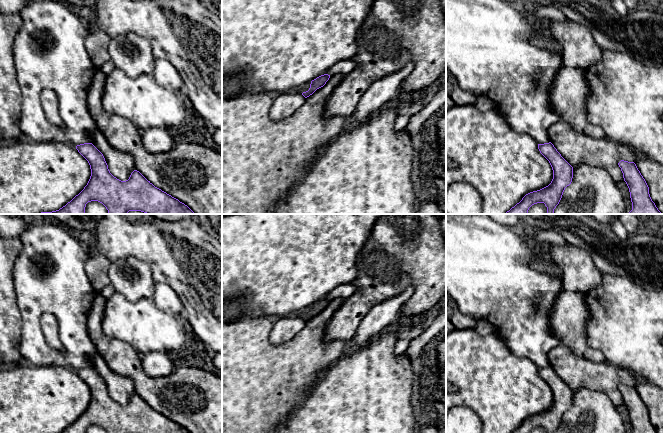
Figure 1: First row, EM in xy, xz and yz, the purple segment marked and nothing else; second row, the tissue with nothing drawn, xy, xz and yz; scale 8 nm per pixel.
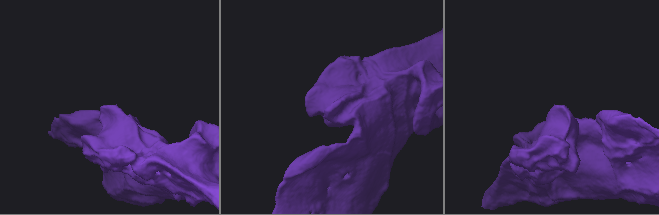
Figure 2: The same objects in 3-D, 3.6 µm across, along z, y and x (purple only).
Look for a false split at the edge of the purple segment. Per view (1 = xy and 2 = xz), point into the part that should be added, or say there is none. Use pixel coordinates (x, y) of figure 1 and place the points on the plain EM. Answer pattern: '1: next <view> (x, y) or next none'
1: next none
2: next none

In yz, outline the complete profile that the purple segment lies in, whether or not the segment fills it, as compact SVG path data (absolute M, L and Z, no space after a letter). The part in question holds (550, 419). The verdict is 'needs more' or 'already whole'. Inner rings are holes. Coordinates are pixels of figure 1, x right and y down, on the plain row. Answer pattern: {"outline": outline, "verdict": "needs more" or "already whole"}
{"outline": "M551 366L538 368L538 373L549 385L553 394L553 403L548 410L526 418L511 433L529 433L537 427L544 427L547 433L555 433L565 412L572 406L573 391L561 380Z", "verdict": "already whole"}

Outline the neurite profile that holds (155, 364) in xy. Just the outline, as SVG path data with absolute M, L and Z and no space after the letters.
M150 352L142 355L142 368L147 376L164 377L174 371L174 356L165 352Z

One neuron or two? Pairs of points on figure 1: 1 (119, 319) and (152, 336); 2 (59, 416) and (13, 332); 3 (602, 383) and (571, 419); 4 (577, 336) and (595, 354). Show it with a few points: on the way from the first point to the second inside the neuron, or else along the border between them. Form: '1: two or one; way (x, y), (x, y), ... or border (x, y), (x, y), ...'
1: one; way (127, 321), (139, 323), (144, 328)
2: two; border (26, 362), (19, 365)
3: two; border (573, 390), (587, 388), (602, 391), (614, 405)
4: one; way (578, 341), (590, 353)

